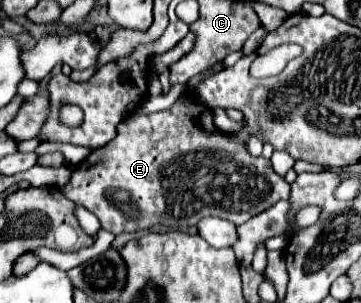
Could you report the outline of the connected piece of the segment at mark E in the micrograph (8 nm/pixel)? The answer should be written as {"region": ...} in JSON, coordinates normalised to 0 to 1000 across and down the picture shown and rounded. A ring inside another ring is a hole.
{"region":[[[518,287],[524,320],[496,327],[474,360],[407,373],[407,380],[363,380],[352,399],[330,406],[324,452],[296,479],[252,498],[219,545],[202,551],[197,591],[169,637],[191,650],[208,677],[230,677],[247,690],[296,762],[341,769],[341,762],[402,762],[424,743],[463,749],[524,749],[546,743],[562,716],[612,716],[634,723],[651,743],[690,729],[717,710],[729,690],[762,677],[762,663],[801,657],[801,604],[756,578],[751,531],[729,518],[695,518],[684,485],[657,479],[634,452],[623,452],[596,413],[584,366],[540,333],[540,314]]]}

